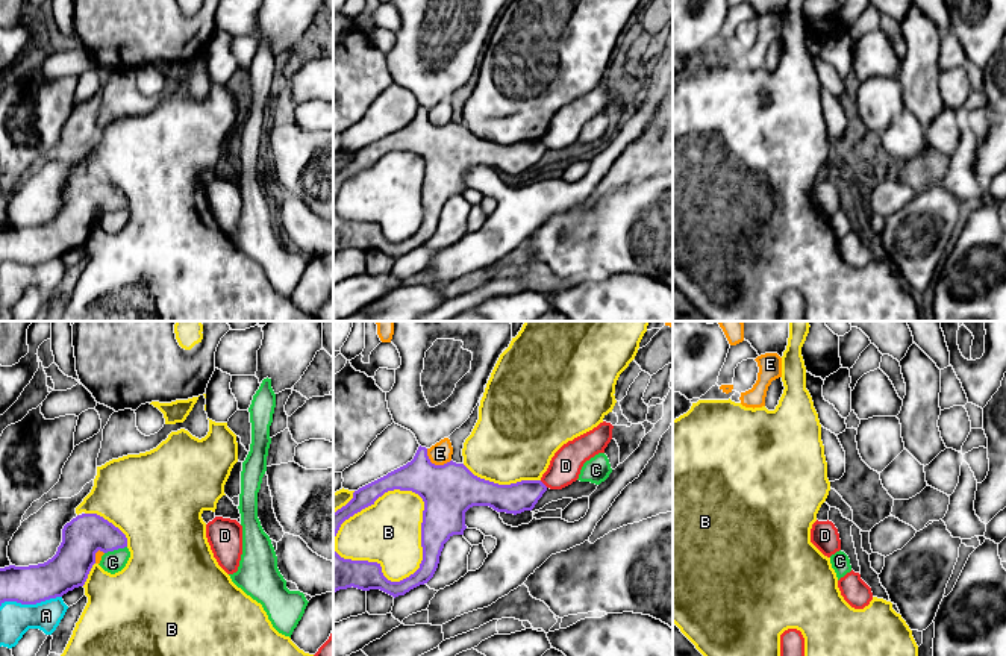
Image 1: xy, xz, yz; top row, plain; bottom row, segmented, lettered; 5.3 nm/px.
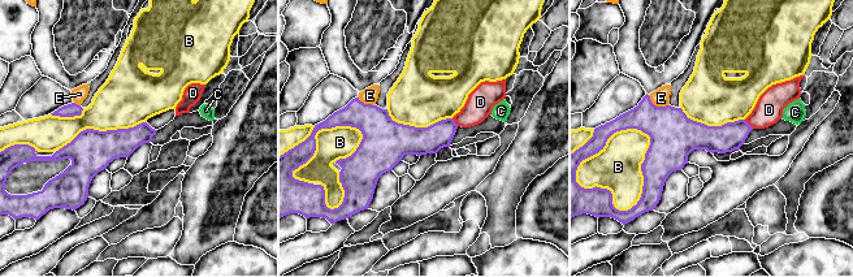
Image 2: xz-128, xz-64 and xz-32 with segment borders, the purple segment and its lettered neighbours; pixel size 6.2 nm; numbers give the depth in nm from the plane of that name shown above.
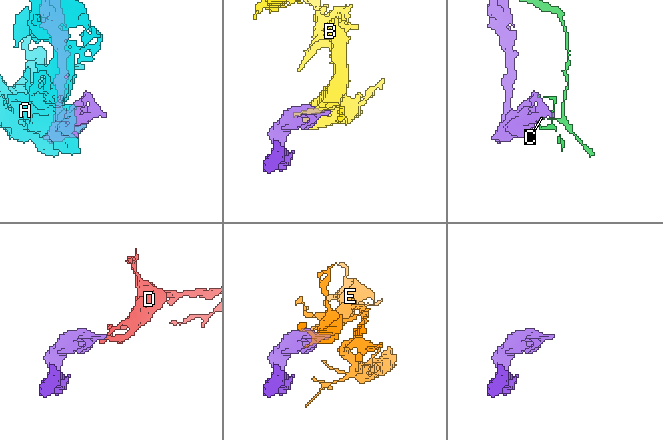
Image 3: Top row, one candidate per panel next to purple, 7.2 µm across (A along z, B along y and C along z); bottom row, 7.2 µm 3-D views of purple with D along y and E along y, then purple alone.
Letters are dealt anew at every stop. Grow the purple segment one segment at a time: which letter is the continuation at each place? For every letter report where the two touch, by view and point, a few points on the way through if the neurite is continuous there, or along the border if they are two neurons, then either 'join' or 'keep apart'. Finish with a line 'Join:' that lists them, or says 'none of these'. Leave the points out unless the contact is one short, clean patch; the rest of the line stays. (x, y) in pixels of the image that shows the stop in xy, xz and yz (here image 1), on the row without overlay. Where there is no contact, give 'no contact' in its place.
A: contact xy (31, 264); keep apart
B: contact xz (368, 165); keep apart
C: contact xy (115, 209); keep apart
D: contact xz (543, 144); border xz (540, 141), (547, 147); keep apart
E: contact xz (434, 124); border xz (426, 109), (426, 115), (432, 123), (446, 124), (450, 121); keep apart
Join: none of these

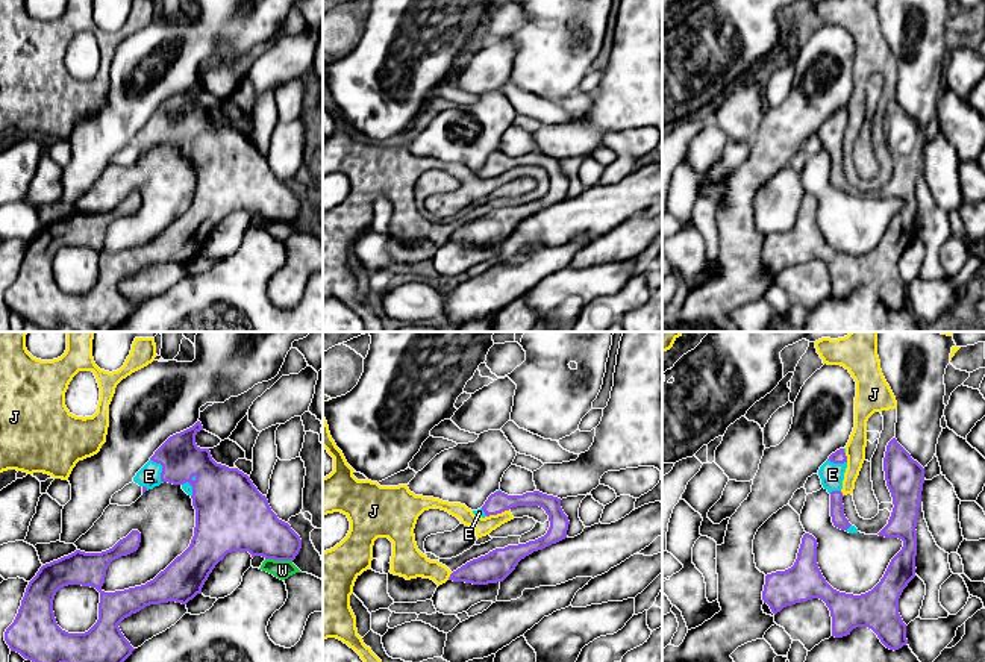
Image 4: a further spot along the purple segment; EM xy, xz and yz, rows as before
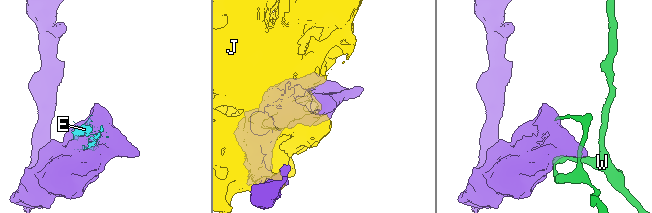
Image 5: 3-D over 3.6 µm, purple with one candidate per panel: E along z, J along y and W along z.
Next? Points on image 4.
E: contact xy (162, 129); join
J: contact xz (497, 173); keep apart
W: contact xy (279, 220); keep apart
Join: E

